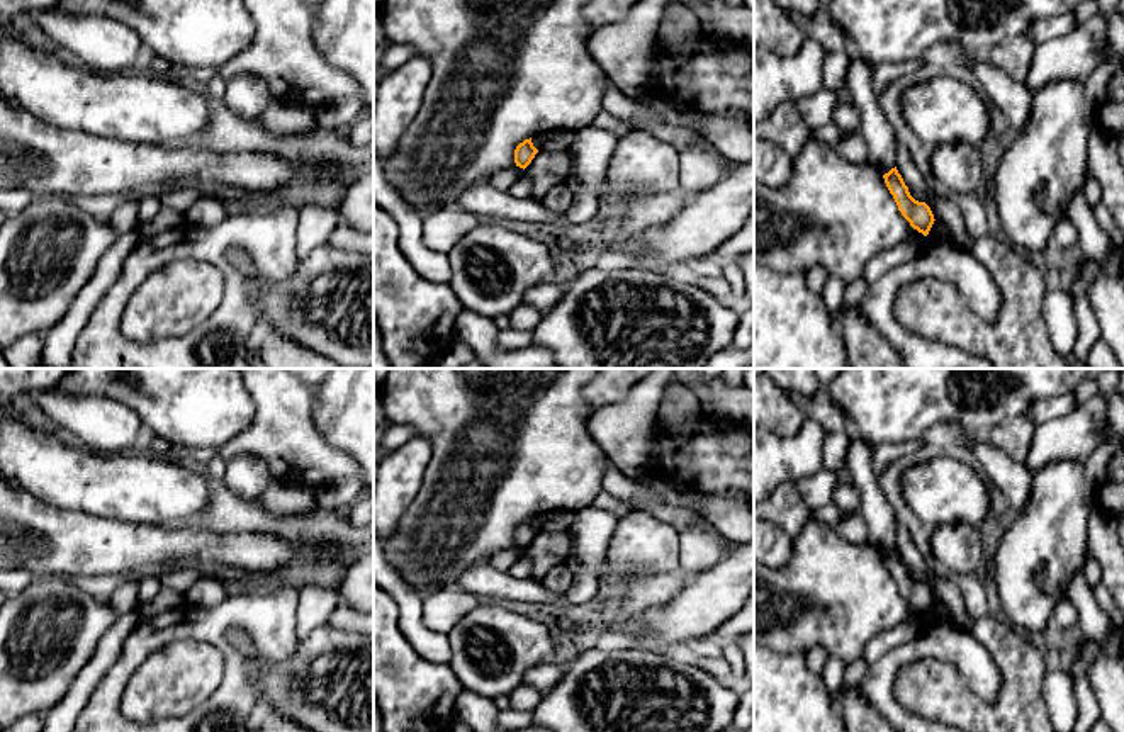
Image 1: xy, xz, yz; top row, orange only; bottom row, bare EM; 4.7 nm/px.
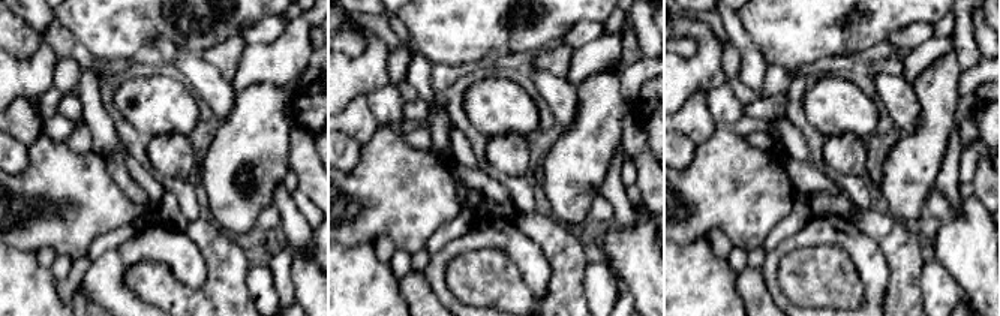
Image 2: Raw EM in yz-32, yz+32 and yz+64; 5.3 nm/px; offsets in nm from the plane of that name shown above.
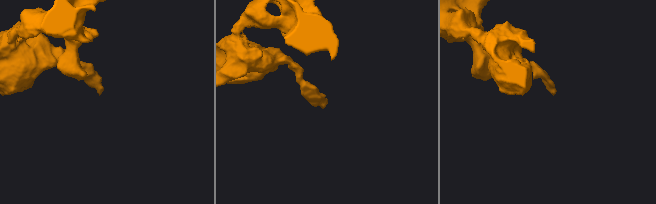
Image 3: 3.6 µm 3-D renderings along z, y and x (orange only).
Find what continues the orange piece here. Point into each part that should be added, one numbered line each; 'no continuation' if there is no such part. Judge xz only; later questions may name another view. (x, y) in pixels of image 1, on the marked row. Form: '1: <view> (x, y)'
no continuation

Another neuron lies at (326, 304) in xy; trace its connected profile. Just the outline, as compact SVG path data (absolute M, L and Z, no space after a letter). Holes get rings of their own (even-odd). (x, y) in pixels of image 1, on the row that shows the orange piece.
M323 243L277 284L258 277L243 248L229 250L228 260L244 275L248 290L258 301L260 319L275 331L341 369L374 369L374 255L350 253Z

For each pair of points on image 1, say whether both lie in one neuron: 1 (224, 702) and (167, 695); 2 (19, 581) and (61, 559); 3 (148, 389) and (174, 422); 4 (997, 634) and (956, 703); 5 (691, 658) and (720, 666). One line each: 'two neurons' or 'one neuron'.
1: two neurons
2: two neurons
3: one neuron
4: one neuron
5: one neuron

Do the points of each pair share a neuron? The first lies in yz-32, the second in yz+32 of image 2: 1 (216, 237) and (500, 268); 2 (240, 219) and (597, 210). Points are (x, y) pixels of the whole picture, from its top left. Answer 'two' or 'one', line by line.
1: one
2: two

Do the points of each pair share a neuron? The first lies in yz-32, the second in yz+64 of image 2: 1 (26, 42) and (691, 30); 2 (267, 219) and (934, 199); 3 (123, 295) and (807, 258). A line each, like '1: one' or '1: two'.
1: two
2: one
3: two

